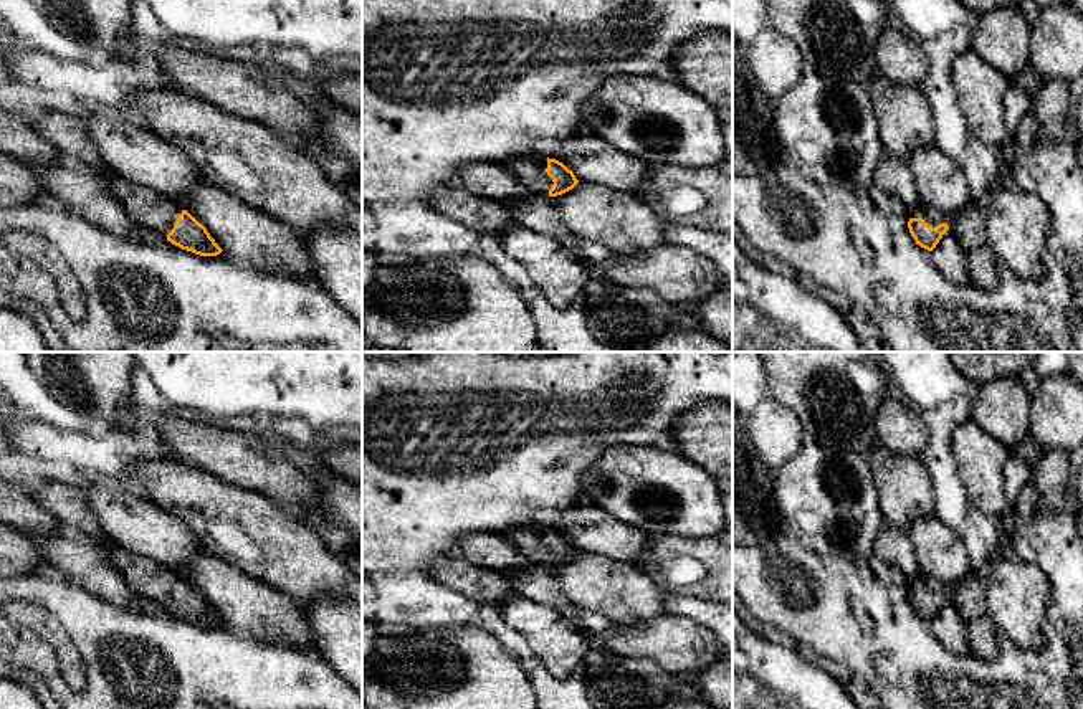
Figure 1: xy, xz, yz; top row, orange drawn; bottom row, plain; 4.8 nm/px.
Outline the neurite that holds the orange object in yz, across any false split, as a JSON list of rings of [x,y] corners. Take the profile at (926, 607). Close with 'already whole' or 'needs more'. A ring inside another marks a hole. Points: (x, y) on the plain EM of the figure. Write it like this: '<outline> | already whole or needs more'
[[[918,575],[909,587],[908,598],[916,615],[933,621],[949,600],[946,585],[934,577]]] | needs more

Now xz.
[[[542,526],[518,527],[506,532],[504,537],[526,555],[532,565],[557,567],[579,554],[574,542],[562,532]]] | needs more

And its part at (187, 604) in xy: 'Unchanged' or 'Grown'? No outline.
Grown

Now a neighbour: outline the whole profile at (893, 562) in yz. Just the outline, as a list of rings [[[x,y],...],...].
[[[885,524],[865,567],[886,587],[909,592],[911,582],[921,575],[909,535]]]

